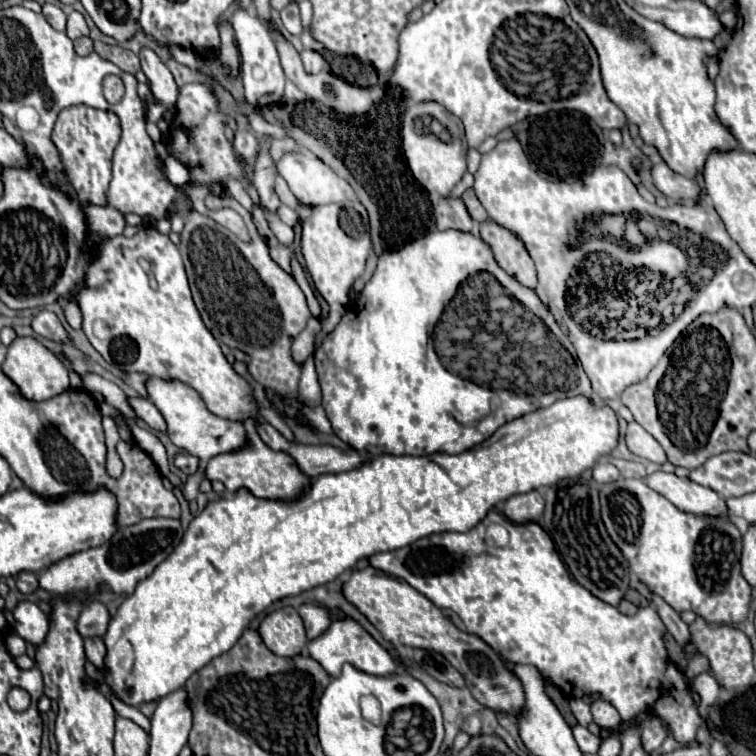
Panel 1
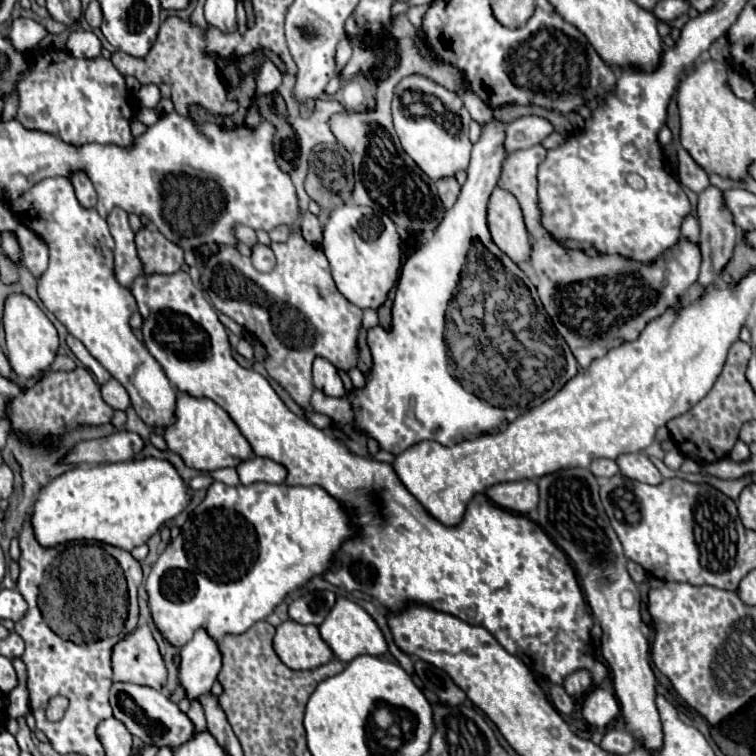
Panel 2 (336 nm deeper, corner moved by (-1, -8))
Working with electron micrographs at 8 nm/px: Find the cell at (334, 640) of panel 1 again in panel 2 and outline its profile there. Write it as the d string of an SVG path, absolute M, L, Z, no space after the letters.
M345 596L337 598L335 606L331 608L327 618L319 626L319 632L341 662L351 662L353 658L361 656L361 654L381 656L381 654L387 652L387 642L385 642L379 626L375 624L375 620L357 602L345 598Z

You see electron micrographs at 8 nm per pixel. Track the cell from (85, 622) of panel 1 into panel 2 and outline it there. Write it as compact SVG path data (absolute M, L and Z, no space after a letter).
M149 626L135 628L113 648L113 678L161 690L167 682L167 666Z

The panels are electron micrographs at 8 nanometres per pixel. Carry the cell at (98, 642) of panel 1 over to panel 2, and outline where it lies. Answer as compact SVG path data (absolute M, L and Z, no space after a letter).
M113 682L111 708L113 708L113 716L117 720L121 720L127 726L127 730L133 736L137 736L139 740L143 740L147 746L151 746L151 744L157 744L159 748L161 746L169 746L169 748L179 746L179 744L187 742L195 732L195 724L189 720L189 716L185 712L181 712L177 704L167 700L167 696L163 696L161 692L157 692L149 686Z

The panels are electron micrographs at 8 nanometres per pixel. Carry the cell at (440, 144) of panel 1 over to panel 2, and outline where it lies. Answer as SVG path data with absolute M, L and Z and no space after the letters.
M411 74L395 86L391 114L403 150L429 178L439 180L445 176L455 176L457 170L465 170L469 166L471 116L459 94L449 92L421 74Z

